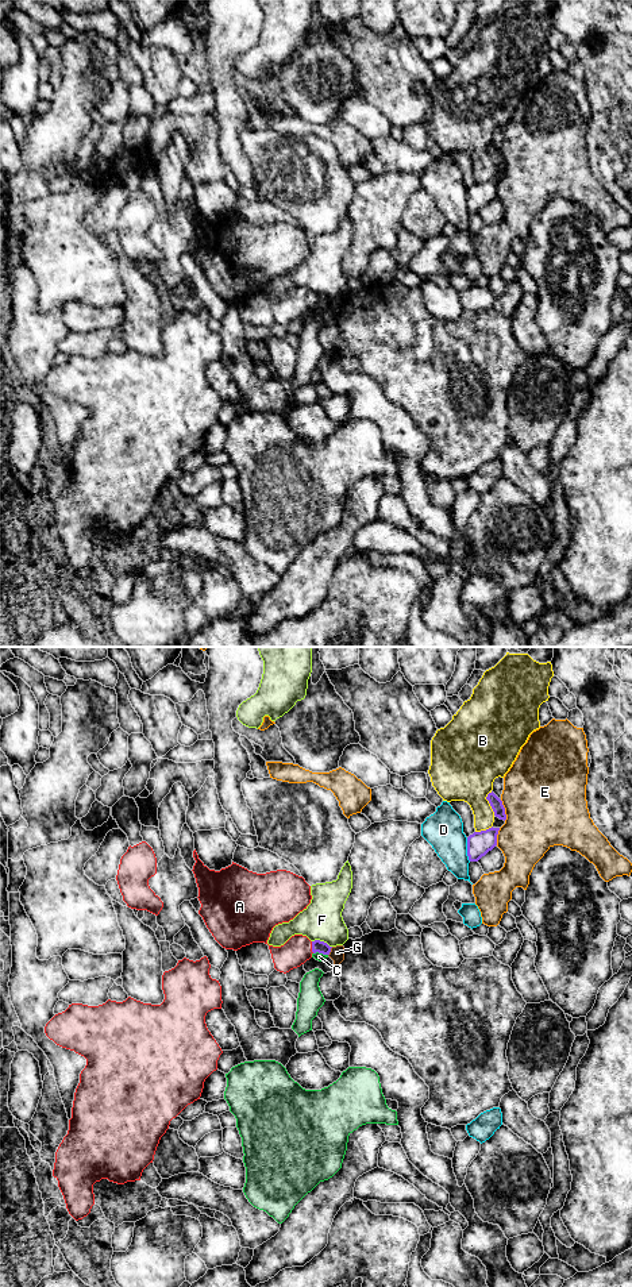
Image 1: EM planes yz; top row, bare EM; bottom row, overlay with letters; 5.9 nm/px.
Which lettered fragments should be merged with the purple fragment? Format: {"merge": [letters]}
{"merge": []}

